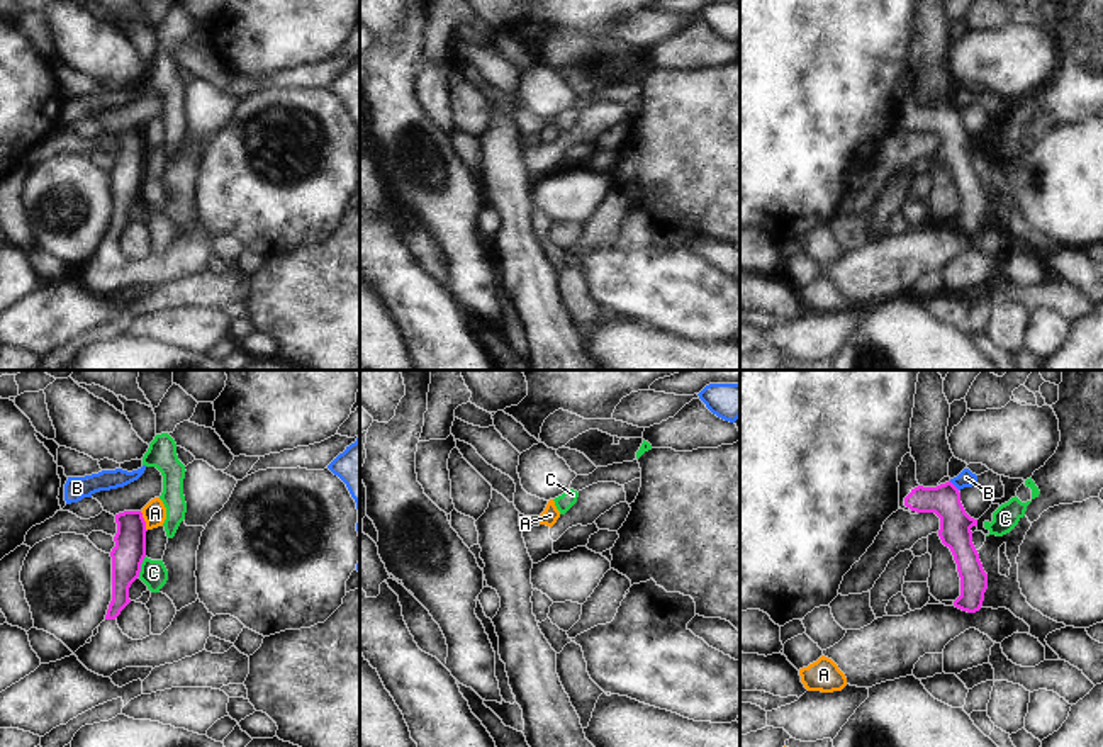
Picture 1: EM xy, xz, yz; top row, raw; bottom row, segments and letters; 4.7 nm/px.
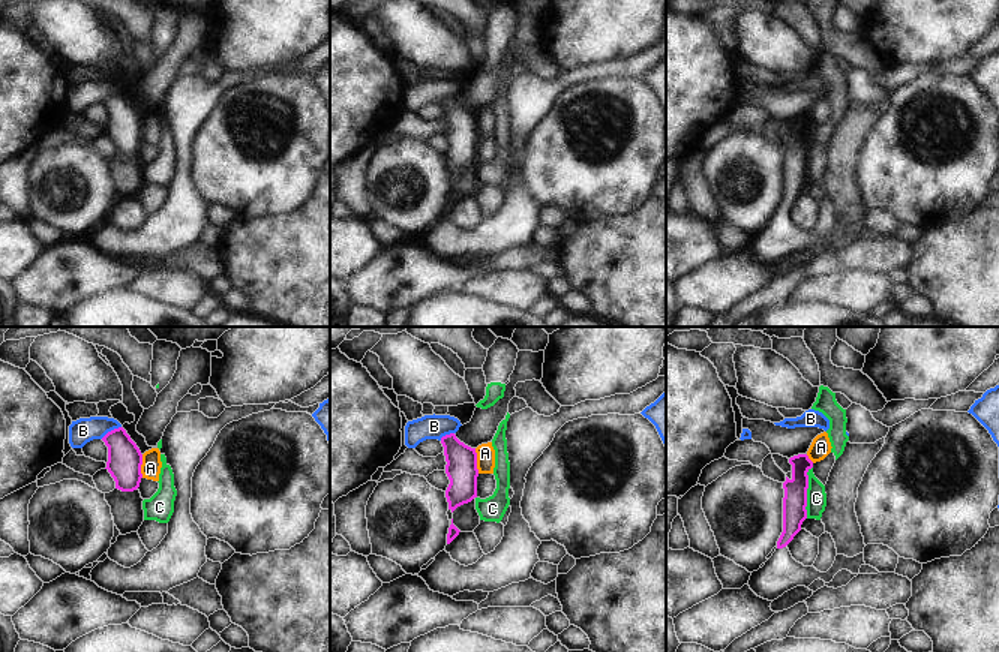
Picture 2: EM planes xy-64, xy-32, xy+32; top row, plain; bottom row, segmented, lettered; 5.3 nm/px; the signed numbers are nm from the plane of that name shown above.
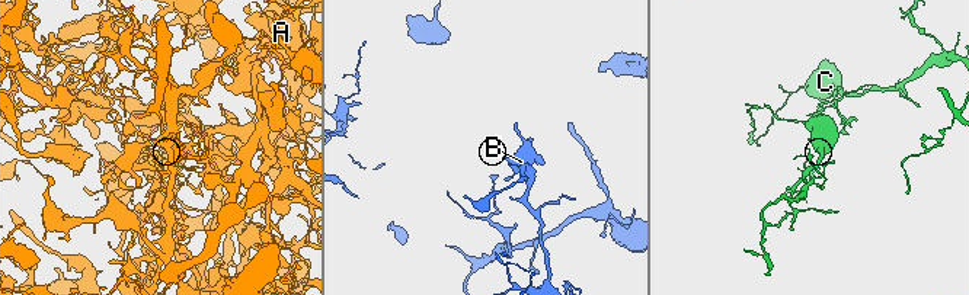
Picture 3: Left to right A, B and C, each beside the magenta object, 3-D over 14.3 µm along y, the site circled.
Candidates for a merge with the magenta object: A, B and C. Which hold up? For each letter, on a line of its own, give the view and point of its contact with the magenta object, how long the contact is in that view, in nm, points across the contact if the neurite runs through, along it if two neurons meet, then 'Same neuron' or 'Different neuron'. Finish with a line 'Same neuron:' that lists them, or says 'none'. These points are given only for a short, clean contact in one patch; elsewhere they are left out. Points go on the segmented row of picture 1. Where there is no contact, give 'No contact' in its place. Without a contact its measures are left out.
A: Touches magenta at xy (145, 522). Shared border 100 nm. Boundary: xy (139, 511), (146, 530). Different neuron
B: Touches magenta at yz (952, 484). Shared border 70 nm. Boundary: yz (949, 481), (959, 489). Different neuron
C: Touches magenta at xy (139, 566). Shared border 110 nm. Boundary: xy (145, 556), (138, 576). Different neuron
Same neuron: none

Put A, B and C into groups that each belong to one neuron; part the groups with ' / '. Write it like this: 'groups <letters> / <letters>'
groups A / B / C

